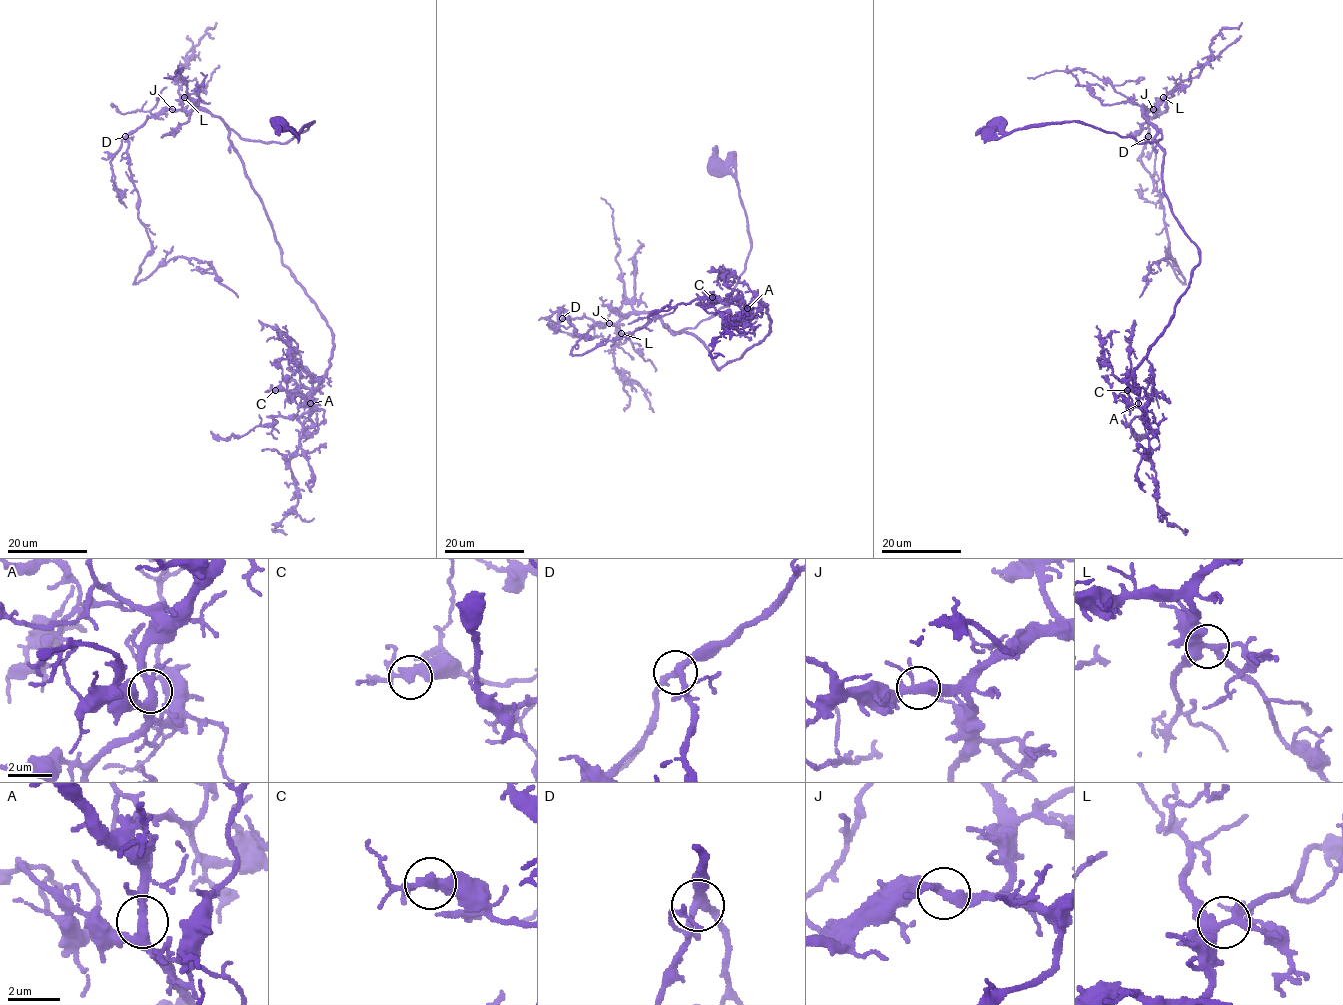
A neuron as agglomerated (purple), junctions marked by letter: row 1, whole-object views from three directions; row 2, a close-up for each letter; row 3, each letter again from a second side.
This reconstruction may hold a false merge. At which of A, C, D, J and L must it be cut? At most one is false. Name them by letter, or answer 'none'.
none

